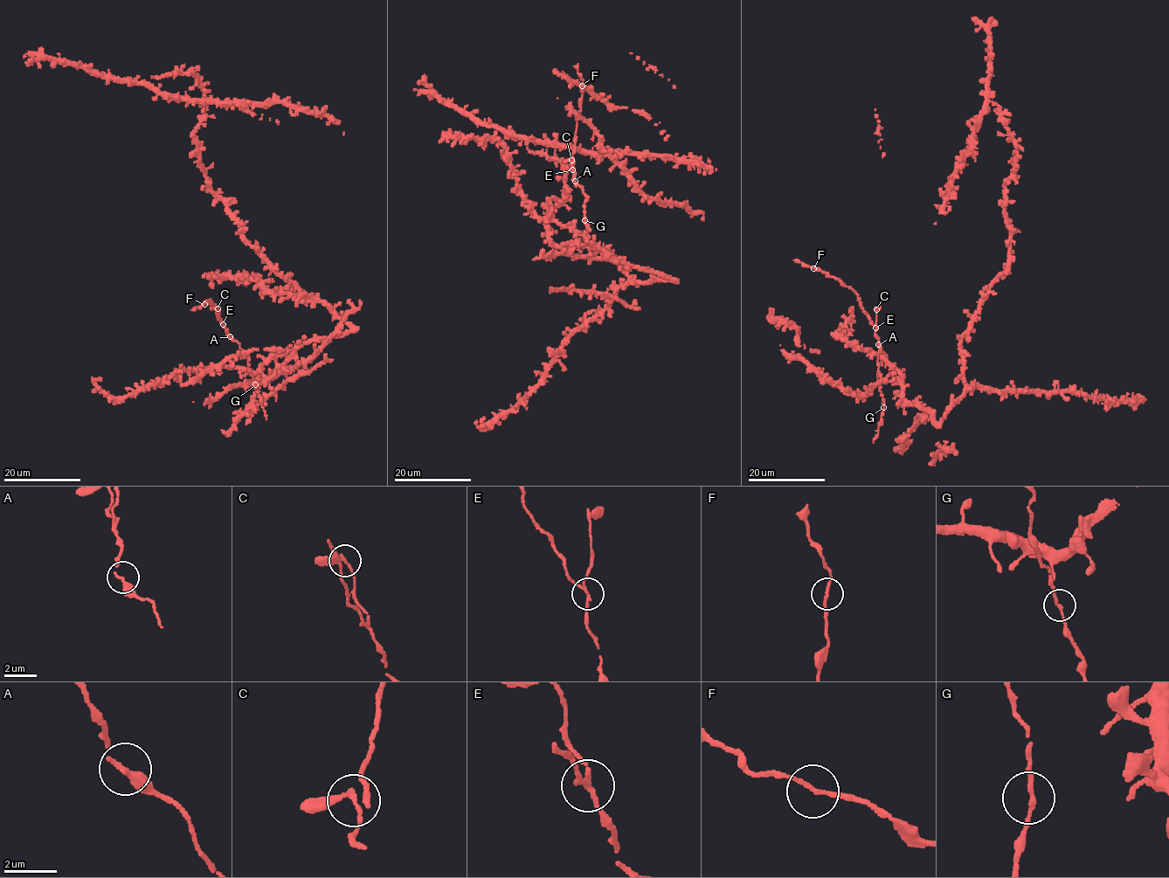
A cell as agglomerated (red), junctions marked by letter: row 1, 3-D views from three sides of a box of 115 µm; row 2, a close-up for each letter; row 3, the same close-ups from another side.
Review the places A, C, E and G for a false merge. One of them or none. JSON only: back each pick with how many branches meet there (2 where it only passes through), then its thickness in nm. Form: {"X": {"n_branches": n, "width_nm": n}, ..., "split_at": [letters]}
{"E": {"n_branches": 3, "width_nm": 140}, "split_at": ["E"]}

